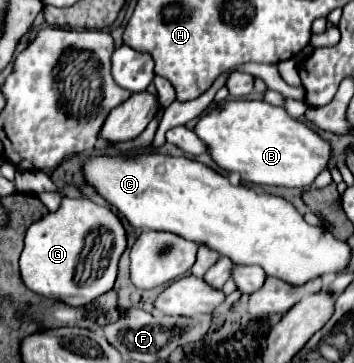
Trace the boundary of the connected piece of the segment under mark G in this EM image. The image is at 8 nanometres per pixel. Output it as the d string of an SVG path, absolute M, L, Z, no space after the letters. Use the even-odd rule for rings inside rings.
M64 198L62 206L56 212L46 214L44 218L36 220L26 232L26 246L20 256L20 272L24 284L46 298L66 302L70 306L84 306L98 298L100 294L112 290L116 276L118 276L118 260L126 250L126 230L120 218L108 210L106 206L98 206L90 200L72 200ZM94 228L106 228L114 234L114 248L112 248L112 272L104 272L92 286L76 282L76 266L80 260L80 252L84 248L84 238Z

